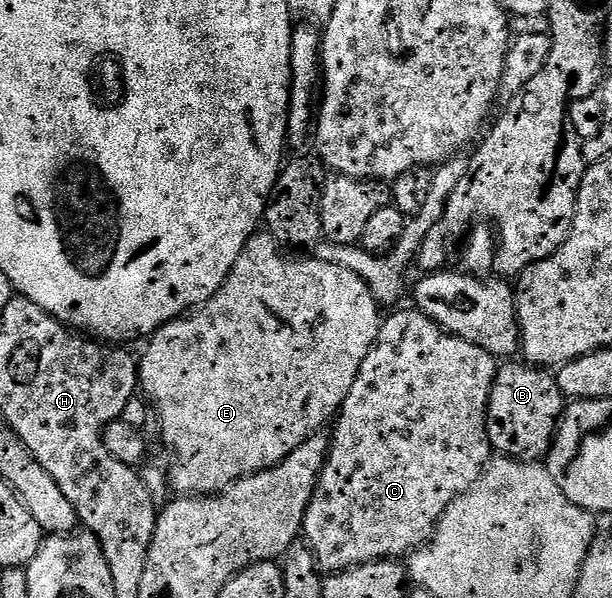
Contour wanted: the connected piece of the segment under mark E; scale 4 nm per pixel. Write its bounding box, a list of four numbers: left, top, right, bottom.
[138,233,380,497]

